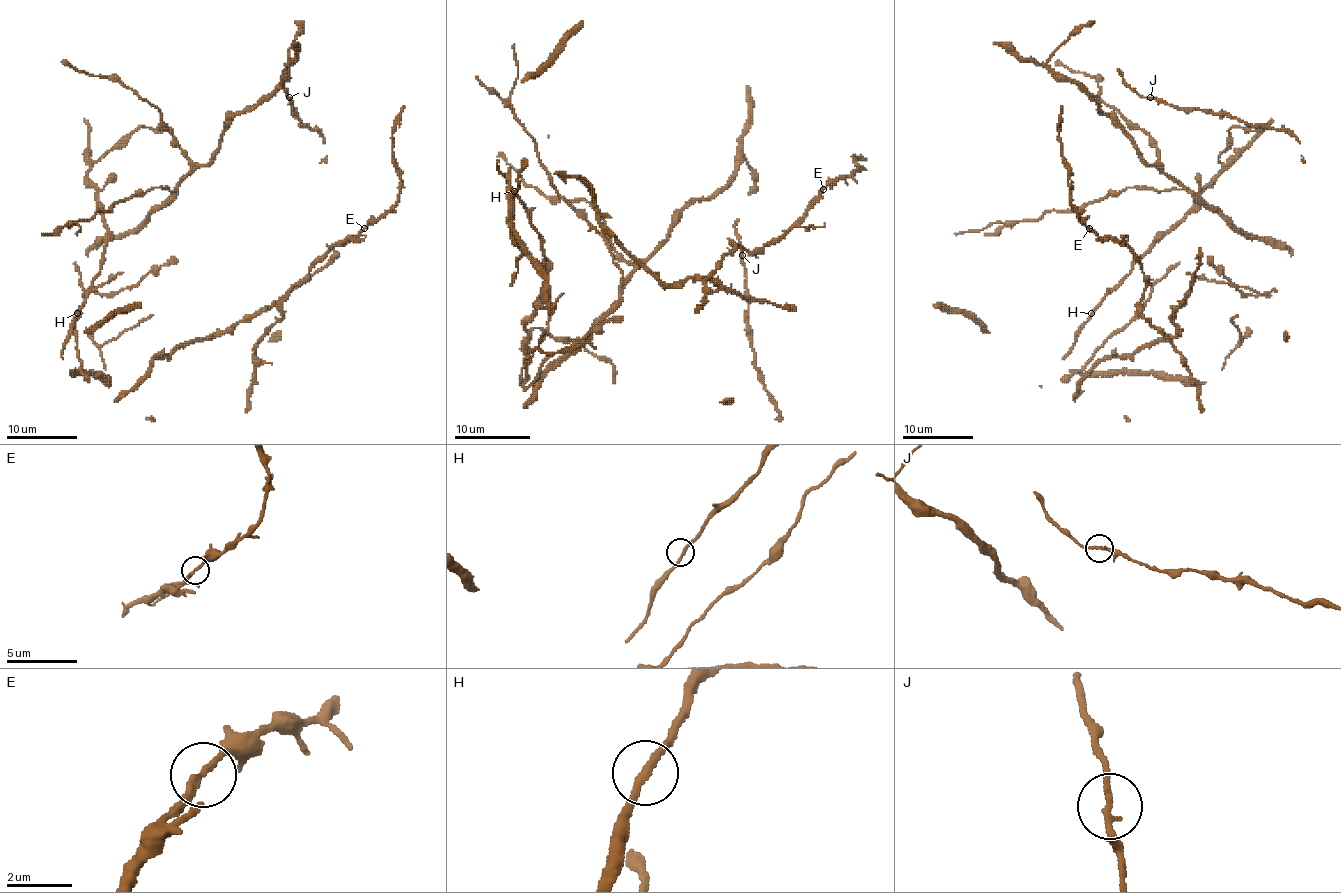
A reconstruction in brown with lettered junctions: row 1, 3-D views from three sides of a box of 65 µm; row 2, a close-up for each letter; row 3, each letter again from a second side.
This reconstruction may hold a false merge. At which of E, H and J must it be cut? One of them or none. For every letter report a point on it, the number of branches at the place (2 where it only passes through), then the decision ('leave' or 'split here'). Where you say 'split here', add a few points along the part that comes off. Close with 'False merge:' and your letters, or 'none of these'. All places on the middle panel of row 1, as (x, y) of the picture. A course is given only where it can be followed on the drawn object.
E: place (823, 189); branches 2; leave
H: place (514, 191); branches 2; leave
J: place (742, 255); branches 2; leave
False merge: none of these

